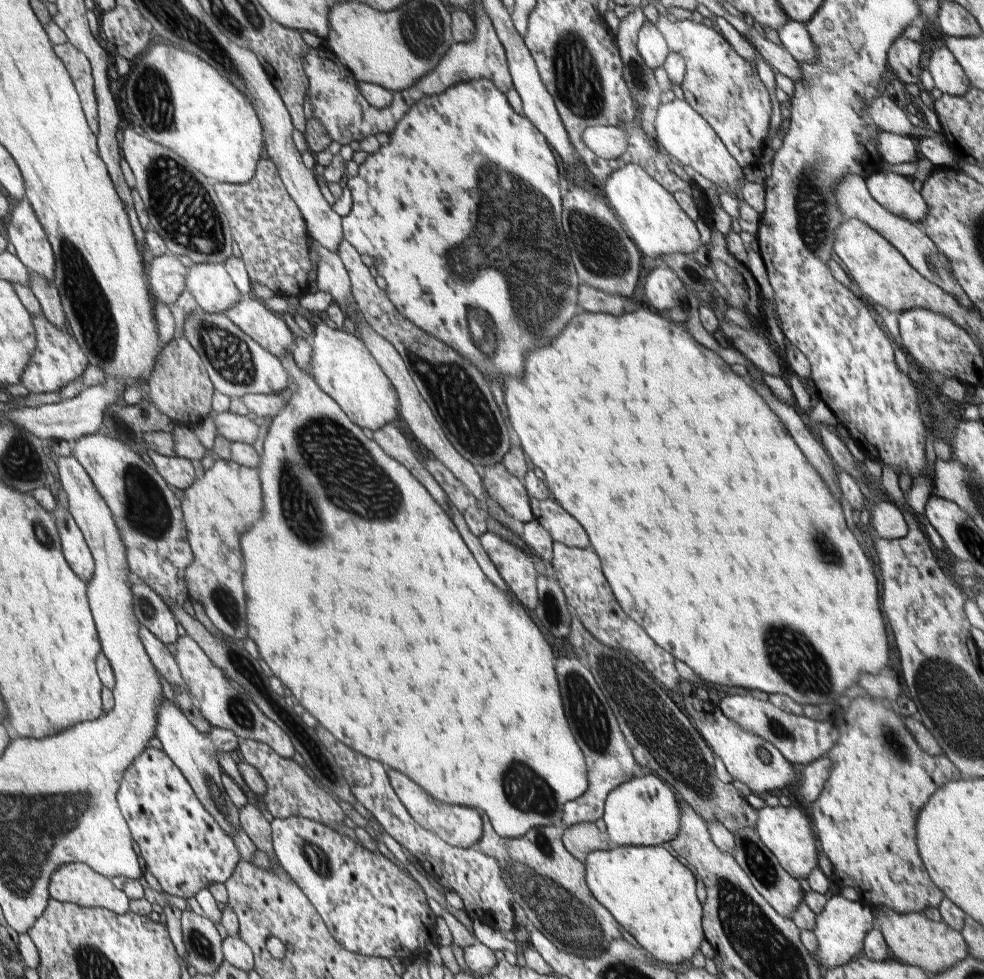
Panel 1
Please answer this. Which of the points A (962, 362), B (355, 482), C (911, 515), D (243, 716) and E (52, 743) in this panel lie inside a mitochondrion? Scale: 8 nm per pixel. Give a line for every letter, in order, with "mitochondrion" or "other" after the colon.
A: other
B: mitochondrion
C: other
D: mitochondrion
E: other

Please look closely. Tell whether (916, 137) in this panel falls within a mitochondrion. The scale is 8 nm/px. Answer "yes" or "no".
no

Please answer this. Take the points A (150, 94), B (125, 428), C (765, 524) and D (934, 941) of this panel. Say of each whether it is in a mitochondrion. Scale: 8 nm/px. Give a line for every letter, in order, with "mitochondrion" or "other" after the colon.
A: mitochondrion
B: mitochondrion
C: other
D: other

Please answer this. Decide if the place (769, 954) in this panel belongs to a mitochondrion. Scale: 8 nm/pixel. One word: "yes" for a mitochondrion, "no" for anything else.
yes

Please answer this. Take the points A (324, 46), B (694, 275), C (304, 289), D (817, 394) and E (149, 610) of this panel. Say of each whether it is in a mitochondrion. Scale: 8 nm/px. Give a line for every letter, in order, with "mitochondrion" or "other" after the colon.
A: other
B: other
C: other
D: other
E: mitochondrion

